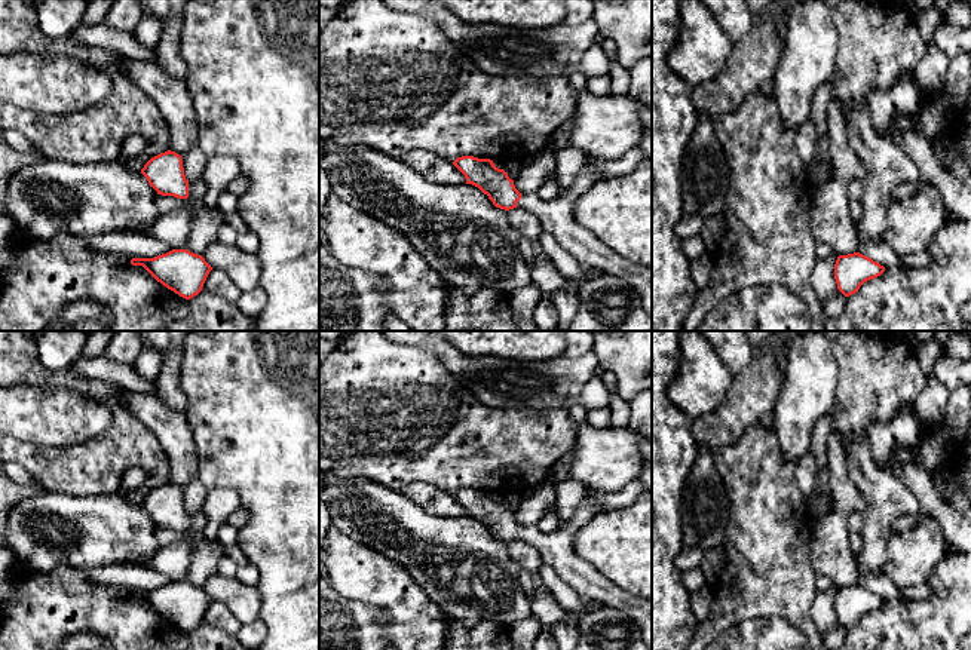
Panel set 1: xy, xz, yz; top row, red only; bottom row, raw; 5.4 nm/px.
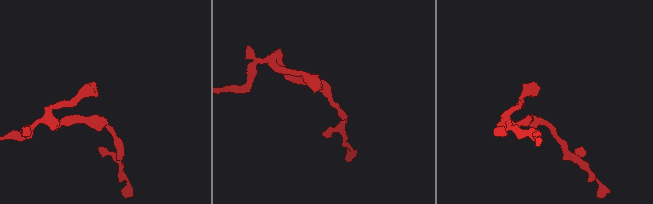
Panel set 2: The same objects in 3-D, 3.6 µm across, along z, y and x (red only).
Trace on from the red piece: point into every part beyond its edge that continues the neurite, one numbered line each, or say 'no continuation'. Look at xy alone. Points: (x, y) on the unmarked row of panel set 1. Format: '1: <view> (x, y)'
1: xy (196, 523)

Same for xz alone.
1: xz (556, 549)

